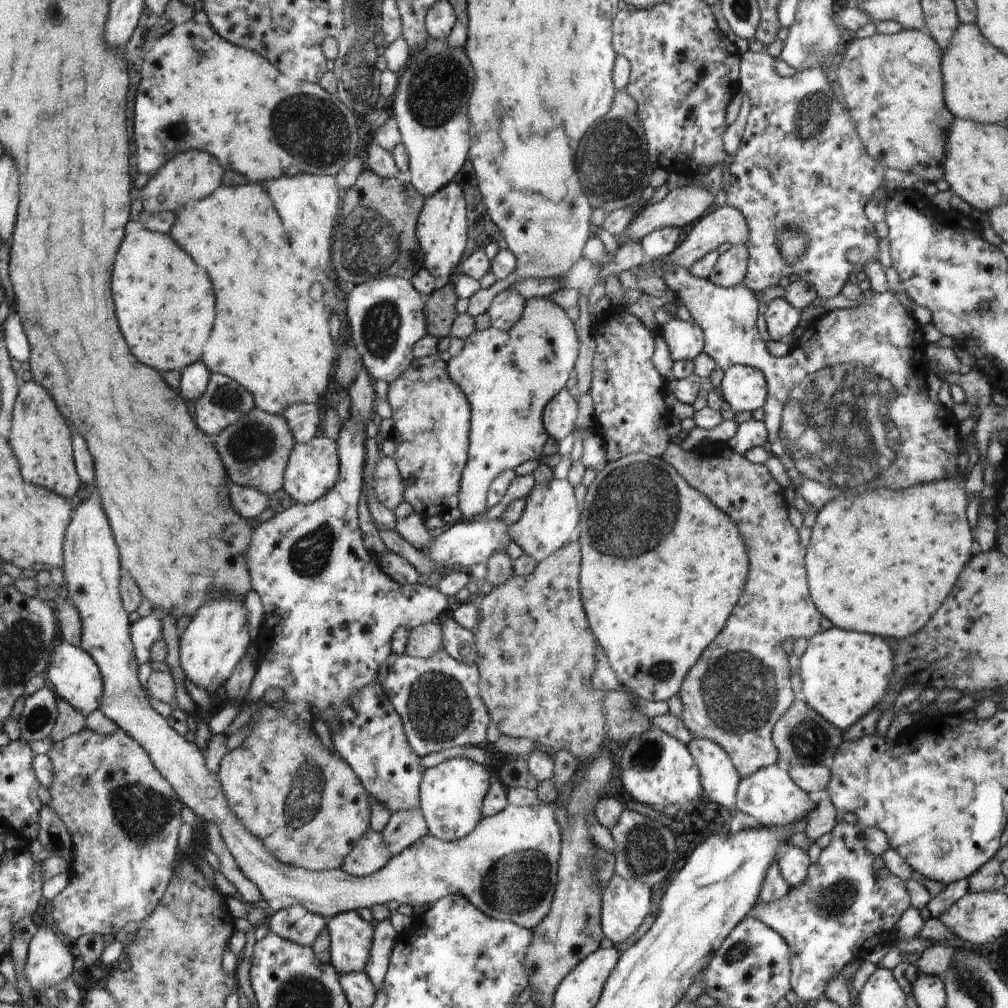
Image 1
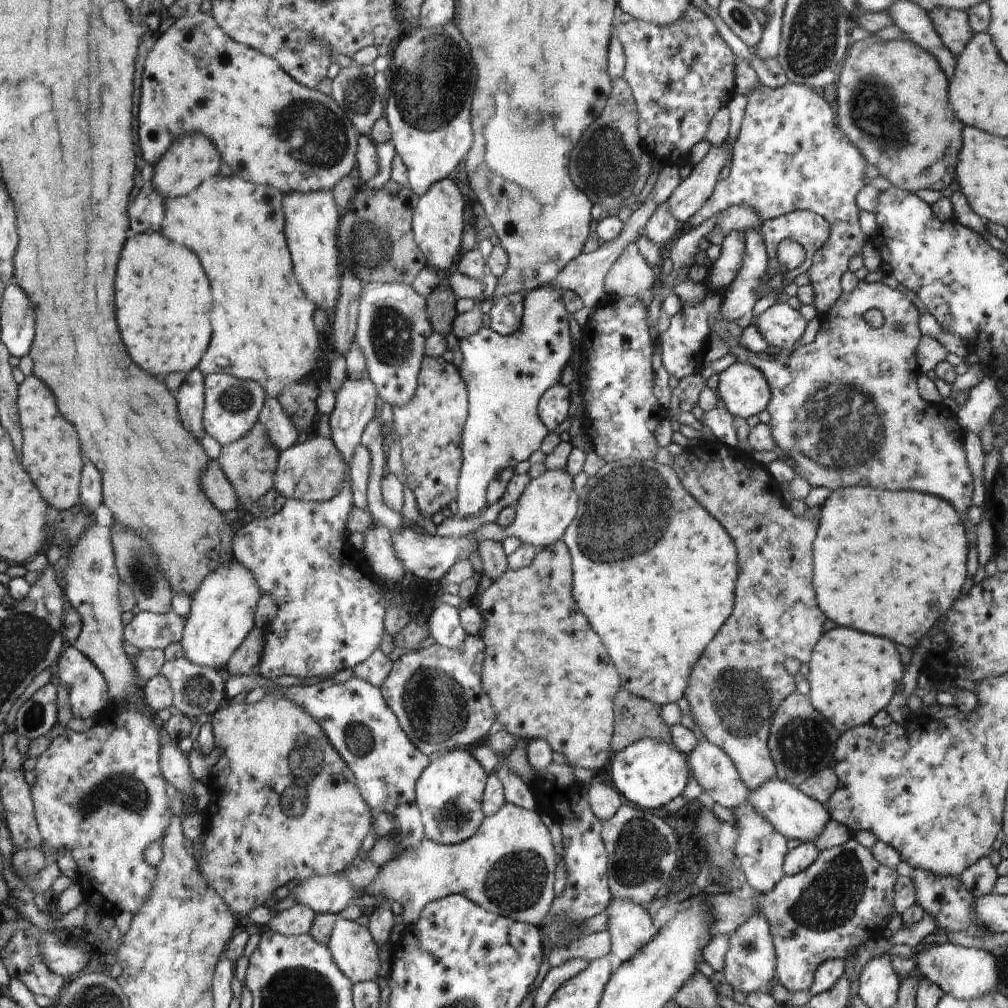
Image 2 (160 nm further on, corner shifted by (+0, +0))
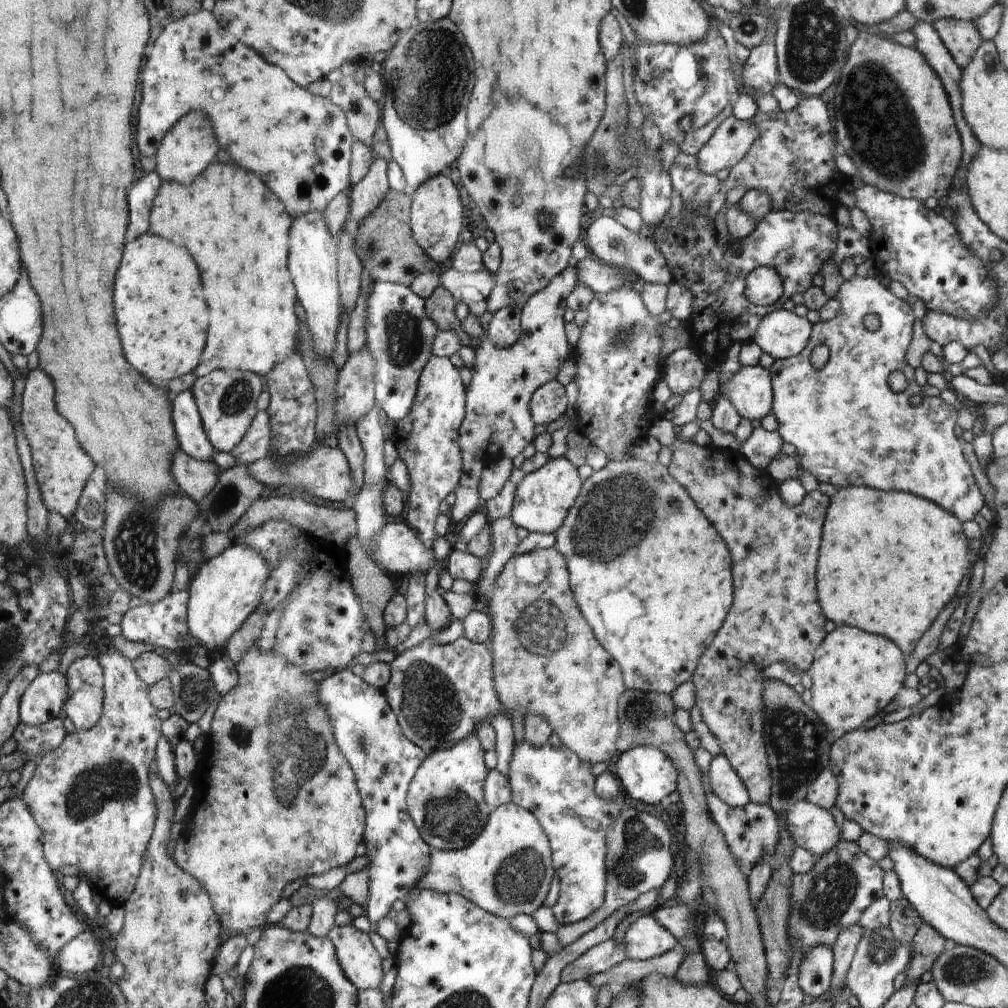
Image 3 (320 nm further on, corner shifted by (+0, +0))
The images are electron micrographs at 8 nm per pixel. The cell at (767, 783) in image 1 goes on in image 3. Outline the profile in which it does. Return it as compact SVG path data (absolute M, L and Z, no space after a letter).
M804 800L792 804L785 813L787 829L798 847L805 848L810 854L820 858L838 846L840 832L830 811Z

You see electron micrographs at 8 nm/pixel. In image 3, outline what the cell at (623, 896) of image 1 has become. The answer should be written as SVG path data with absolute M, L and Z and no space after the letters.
M650 914L638 918L628 928L623 940L627 948L627 958L632 960L662 956L678 944L675 935L668 932Z

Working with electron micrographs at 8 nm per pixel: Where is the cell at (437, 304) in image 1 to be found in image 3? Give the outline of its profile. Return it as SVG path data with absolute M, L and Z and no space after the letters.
M438 285L434 292L426 299L427 315L435 321L440 331L452 331L464 336L463 328L455 313L457 302L452 293L442 285Z

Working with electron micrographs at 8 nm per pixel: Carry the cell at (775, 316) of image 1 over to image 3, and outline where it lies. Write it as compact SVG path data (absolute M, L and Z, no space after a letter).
M780 308L771 312L770 315L762 320L753 341L768 356L772 356L774 359L784 360L799 355L807 347L807 344L811 340L810 330L814 329L806 317L799 317L796 314L792 314L792 311L786 312L786 310Z

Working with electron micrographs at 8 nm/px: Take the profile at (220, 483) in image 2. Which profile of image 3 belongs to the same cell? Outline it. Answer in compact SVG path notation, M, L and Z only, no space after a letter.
M180 450L180 456L176 456L176 464L172 464L172 472L176 472L176 484L180 484L180 490L190 494L190 498L198 502L206 499L216 488L222 469L214 461L188 458Z

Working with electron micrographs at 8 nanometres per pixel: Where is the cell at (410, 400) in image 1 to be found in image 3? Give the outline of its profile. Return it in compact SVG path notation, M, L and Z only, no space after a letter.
M432 354L423 368L419 380L419 394L406 418L396 423L394 434L390 436L396 445L399 457L407 466L410 488L406 497L403 520L418 534L424 546L432 549L434 522L440 513L440 502L458 487L458 478L463 476L459 447L459 432L464 420L464 384L460 372L452 366L448 357Z

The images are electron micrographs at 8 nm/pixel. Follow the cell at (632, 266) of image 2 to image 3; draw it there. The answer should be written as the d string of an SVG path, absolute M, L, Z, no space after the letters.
M592 254L578 262L573 261L571 266L576 269L579 282L589 286L594 293L607 293L623 285L619 269L605 265Z

